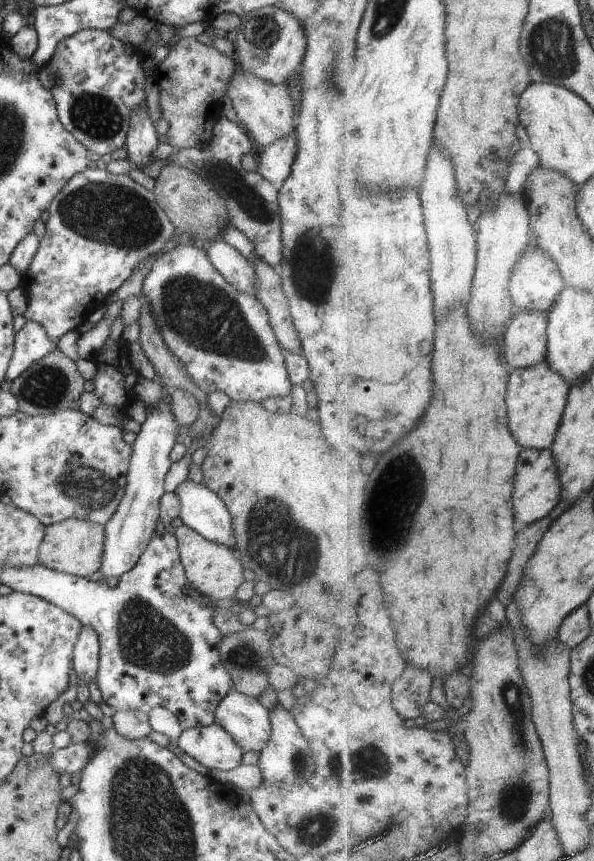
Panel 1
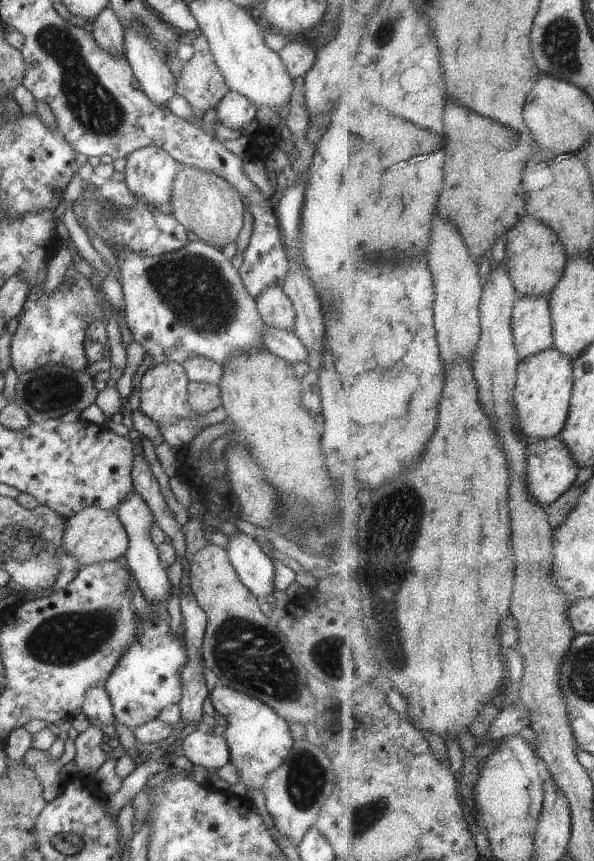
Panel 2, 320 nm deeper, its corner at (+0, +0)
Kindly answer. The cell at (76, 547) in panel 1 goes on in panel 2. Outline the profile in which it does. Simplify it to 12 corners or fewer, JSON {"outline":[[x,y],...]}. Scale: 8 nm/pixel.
{"outline":[[89,506],[64,520],[61,548],[83,568],[124,555],[116,512]]}

